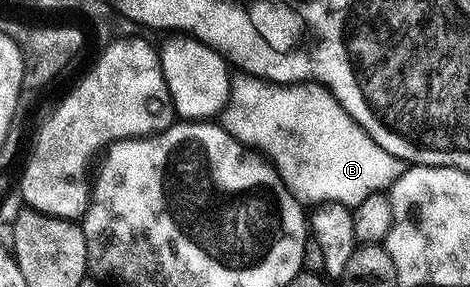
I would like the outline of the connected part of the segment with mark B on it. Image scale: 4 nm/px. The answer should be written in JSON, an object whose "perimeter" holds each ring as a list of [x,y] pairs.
{"perimeter":[[[236,75],[221,123],[230,136],[266,157],[283,185],[304,206],[360,204],[369,194],[387,192],[405,167],[404,160],[381,150],[369,138],[328,88],[314,82],[272,84]]]}

